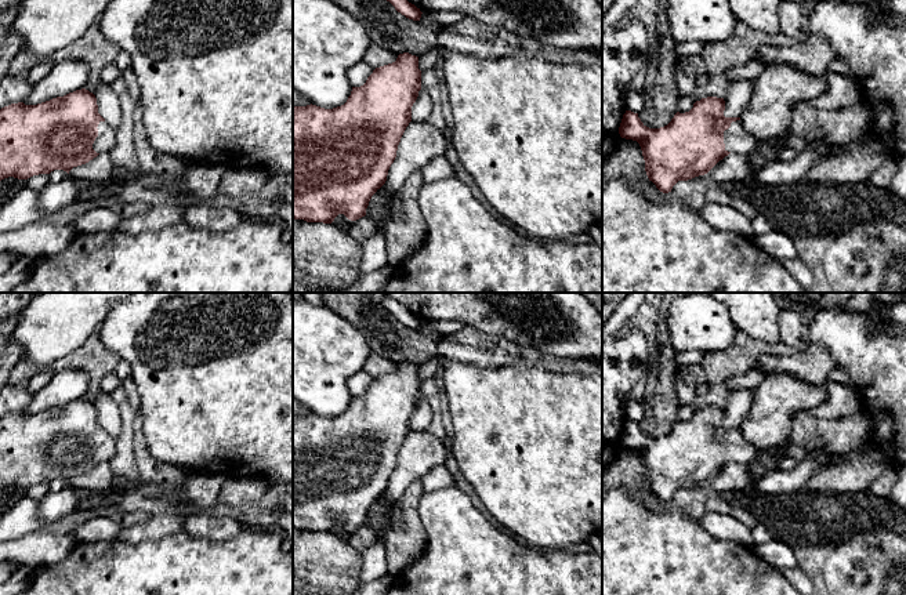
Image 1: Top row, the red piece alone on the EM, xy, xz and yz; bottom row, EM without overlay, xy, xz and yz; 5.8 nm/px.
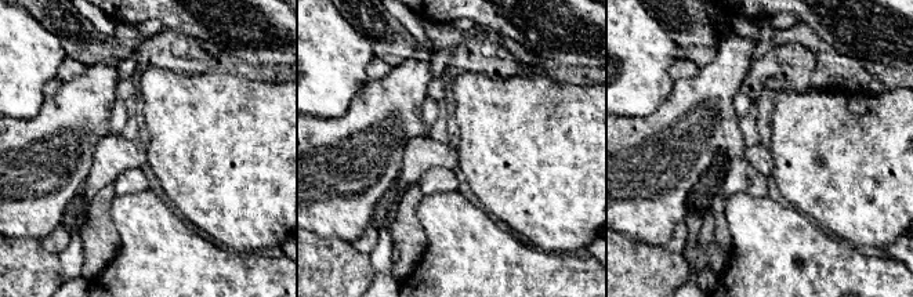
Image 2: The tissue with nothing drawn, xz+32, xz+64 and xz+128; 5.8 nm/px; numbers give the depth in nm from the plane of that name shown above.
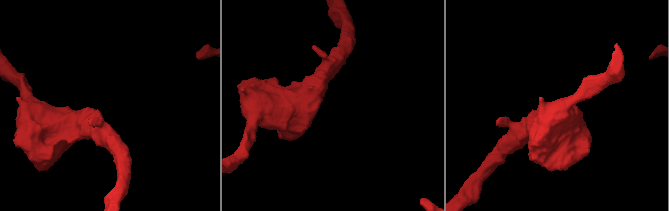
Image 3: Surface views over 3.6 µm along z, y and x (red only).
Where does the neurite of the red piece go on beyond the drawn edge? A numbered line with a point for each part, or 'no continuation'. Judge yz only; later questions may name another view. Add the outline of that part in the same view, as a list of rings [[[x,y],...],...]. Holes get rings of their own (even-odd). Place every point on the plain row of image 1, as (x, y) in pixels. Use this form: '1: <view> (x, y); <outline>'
1: yz (738, 449); [[[740,429],[732,431],[731,436],[724,440],[725,460],[731,462],[750,465],[760,461],[767,450],[757,449],[743,435]]]

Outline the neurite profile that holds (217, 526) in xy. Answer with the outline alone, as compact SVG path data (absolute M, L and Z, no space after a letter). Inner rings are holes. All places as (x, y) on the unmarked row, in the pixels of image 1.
M195 511L186 515L184 530L197 538L226 541L238 536L246 523L232 512Z

